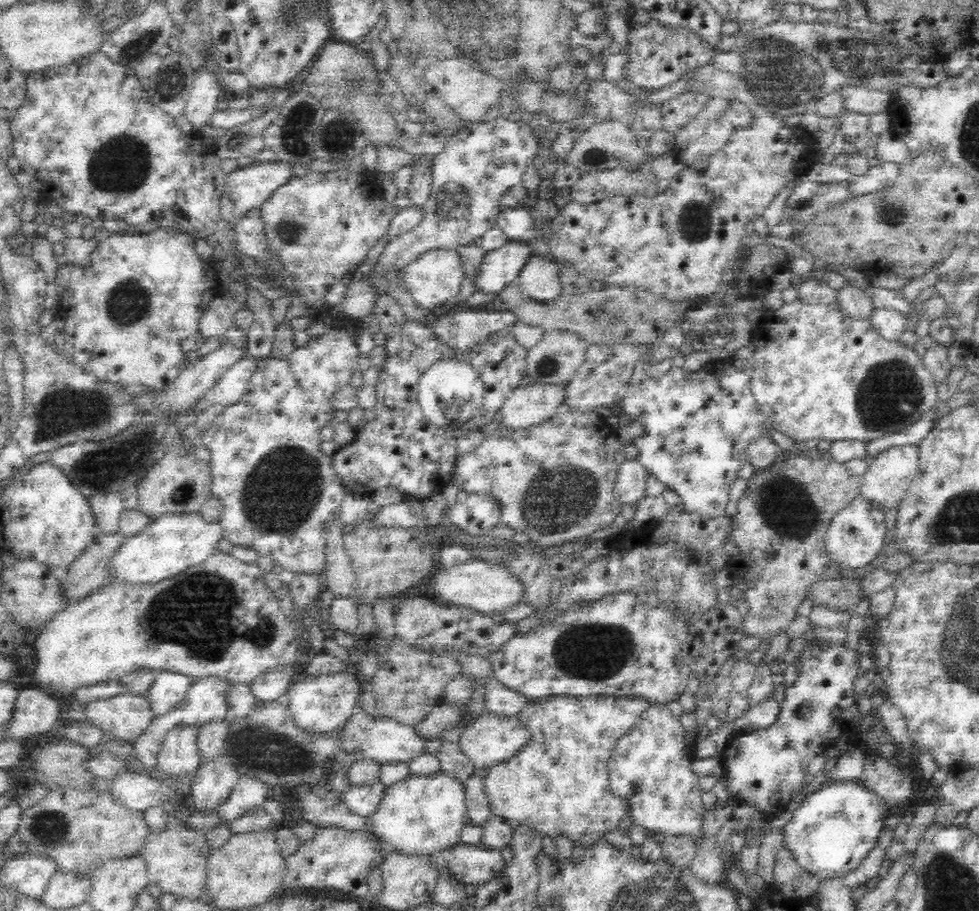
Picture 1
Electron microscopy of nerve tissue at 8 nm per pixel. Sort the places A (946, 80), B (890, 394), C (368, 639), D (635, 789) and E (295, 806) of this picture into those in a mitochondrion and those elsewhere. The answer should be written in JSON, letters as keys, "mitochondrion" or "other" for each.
{"A":"other","B":"mitochondrion","C":"other","D":"other","E":"other"}

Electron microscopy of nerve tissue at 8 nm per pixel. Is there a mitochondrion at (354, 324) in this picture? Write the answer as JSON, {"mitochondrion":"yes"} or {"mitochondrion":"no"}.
{"mitochondrion":"no"}

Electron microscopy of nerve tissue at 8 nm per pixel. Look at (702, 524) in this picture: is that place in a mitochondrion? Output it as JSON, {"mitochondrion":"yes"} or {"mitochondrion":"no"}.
{"mitochondrion":"no"}

